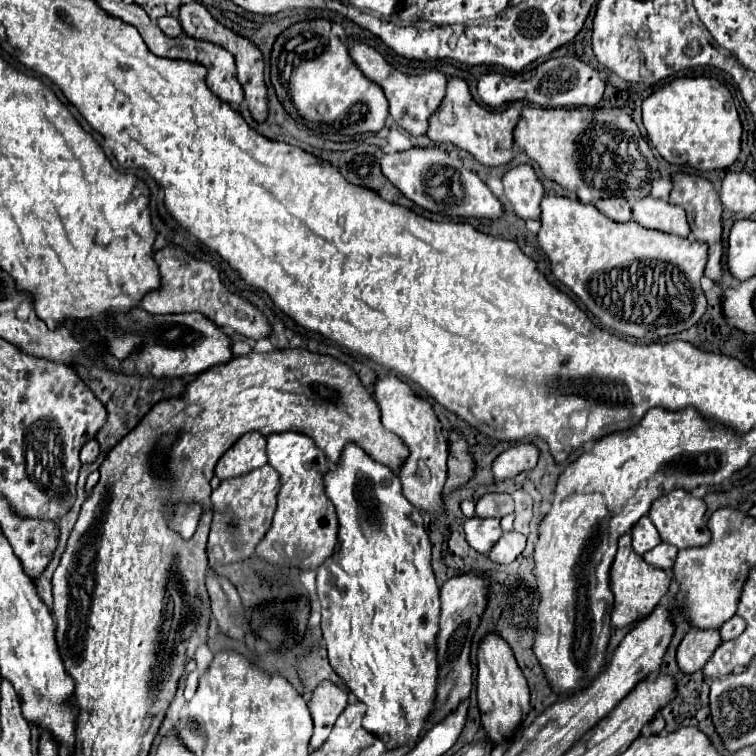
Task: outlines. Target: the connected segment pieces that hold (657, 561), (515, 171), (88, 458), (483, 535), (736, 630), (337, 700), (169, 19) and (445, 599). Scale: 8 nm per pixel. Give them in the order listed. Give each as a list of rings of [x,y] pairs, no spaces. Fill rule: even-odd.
[[[659,544],[653,550],[649,550],[647,554],[643,554],[643,560],[651,566],[657,566],[665,572],[669,572],[673,568],[673,562],[677,558],[677,548],[669,546],[669,544]]]
[[[519,164],[511,168],[503,178],[503,194],[507,196],[507,202],[515,210],[515,214],[523,220],[527,218],[539,218],[539,202],[545,194],[543,184],[539,182],[535,170],[529,164]]]
[[[89,440],[89,442],[85,442],[83,444],[83,448],[80,450],[80,461],[85,464],[85,462],[93,462],[95,458],[97,458],[97,454],[99,454],[99,444],[97,444],[97,440]]]
[[[473,516],[465,522],[465,536],[471,548],[475,548],[477,552],[489,552],[493,548],[493,544],[501,538],[503,530],[499,526],[499,520],[493,518],[479,518]]]
[[[733,616],[729,622],[725,622],[725,624],[719,628],[719,634],[721,634],[721,640],[733,640],[733,638],[737,638],[743,630],[745,630],[745,622],[743,622],[739,616]]]
[[[323,680],[311,692],[311,698],[307,704],[311,710],[313,724],[315,724],[315,732],[309,742],[313,750],[319,748],[327,740],[337,716],[345,710],[347,702],[349,702],[349,690],[345,686],[333,684],[331,680]]]
[[[163,16],[163,18],[159,18],[159,20],[157,20],[157,26],[159,26],[167,36],[171,36],[171,38],[179,36],[181,30],[183,30],[181,24],[179,24],[179,20],[173,18],[173,16]]]
[[[475,574],[455,576],[441,586],[441,618],[437,634],[437,666],[439,666],[437,698],[431,714],[423,724],[423,732],[443,722],[471,692],[473,670],[469,662],[469,644],[479,624],[479,616],[483,614],[485,608],[485,594],[487,594],[487,582]]]

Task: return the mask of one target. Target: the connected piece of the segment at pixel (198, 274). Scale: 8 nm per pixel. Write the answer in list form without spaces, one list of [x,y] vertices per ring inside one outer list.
[[[165,246],[159,252],[155,252],[155,262],[159,266],[159,274],[161,274],[161,286],[149,294],[145,294],[141,298],[141,308],[147,310],[149,314],[181,314],[181,312],[199,312],[203,316],[207,316],[211,322],[215,322],[221,328],[231,328],[243,336],[249,336],[253,340],[265,338],[271,328],[267,318],[245,298],[239,298],[235,294],[231,294],[219,280],[217,270],[203,262],[197,260],[193,256],[189,256],[183,248],[179,246]]]

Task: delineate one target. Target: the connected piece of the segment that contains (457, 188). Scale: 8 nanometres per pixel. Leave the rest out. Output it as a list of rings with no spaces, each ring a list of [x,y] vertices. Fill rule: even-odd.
[[[411,148],[407,152],[385,154],[381,158],[381,170],[409,200],[429,212],[487,220],[499,220],[503,216],[503,204],[499,202],[499,198],[495,198],[487,184],[481,182],[477,174],[465,170],[463,164],[451,158],[445,150]]]

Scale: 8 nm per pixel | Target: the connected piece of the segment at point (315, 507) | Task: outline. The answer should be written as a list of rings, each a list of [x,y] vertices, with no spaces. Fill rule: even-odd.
[[[281,432],[267,438],[269,464],[279,472],[281,490],[277,494],[277,510],[267,536],[257,544],[255,556],[275,568],[315,570],[333,554],[337,544],[337,516],[323,488],[323,474],[329,464],[315,442],[299,432]]]

